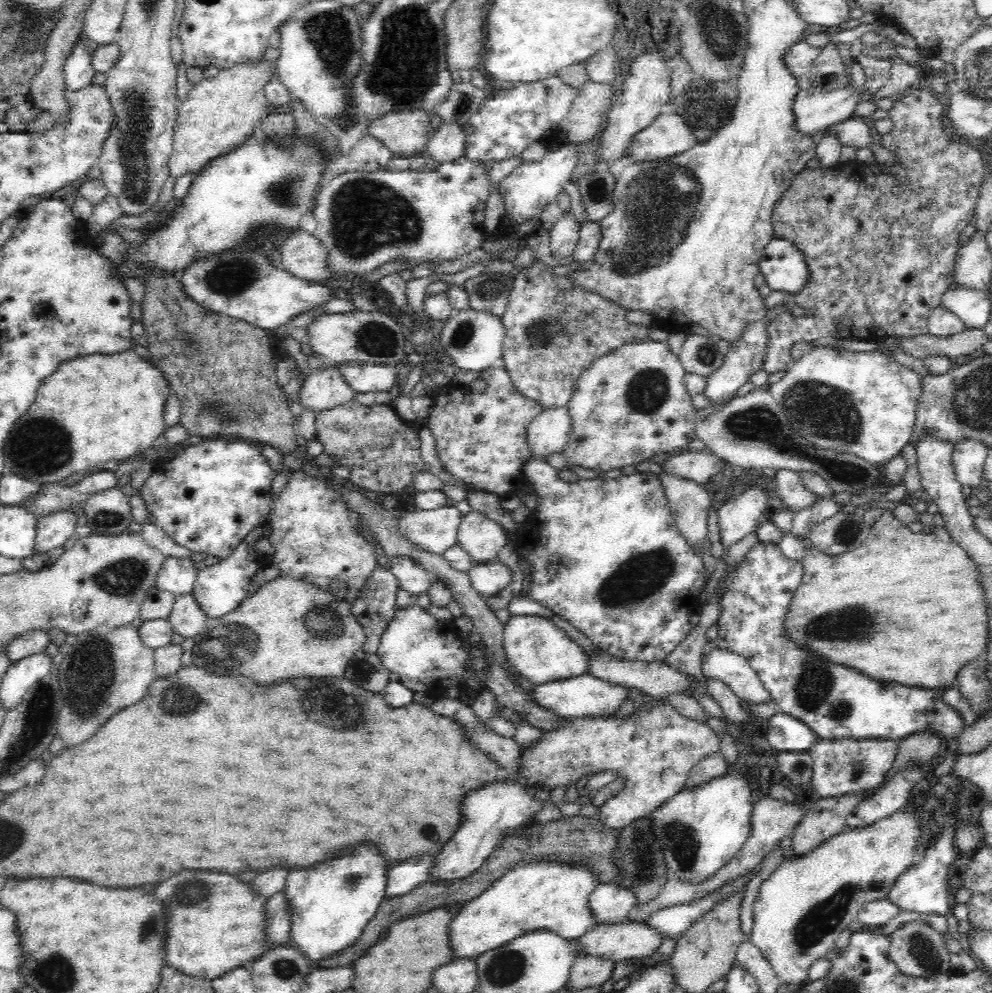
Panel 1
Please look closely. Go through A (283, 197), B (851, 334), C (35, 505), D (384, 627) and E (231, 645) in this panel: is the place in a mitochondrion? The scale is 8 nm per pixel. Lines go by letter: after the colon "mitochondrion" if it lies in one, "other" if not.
A: mitochondrion
B: other
C: other
D: other
E: mitochondrion

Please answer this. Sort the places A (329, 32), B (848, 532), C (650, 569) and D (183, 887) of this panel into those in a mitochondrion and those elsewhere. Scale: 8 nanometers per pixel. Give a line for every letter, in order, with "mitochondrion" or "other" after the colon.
A: mitochondrion
B: mitochondrion
C: mitochondrion
D: mitochondrion

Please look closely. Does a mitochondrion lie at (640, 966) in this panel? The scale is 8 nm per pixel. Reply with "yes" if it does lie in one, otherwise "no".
no

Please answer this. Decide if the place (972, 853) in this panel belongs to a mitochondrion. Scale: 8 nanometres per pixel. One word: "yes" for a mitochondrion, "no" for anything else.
no

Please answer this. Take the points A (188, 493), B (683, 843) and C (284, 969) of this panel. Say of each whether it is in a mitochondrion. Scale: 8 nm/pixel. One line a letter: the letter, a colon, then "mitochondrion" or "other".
A: other
B: mitochondrion
C: mitochondrion

